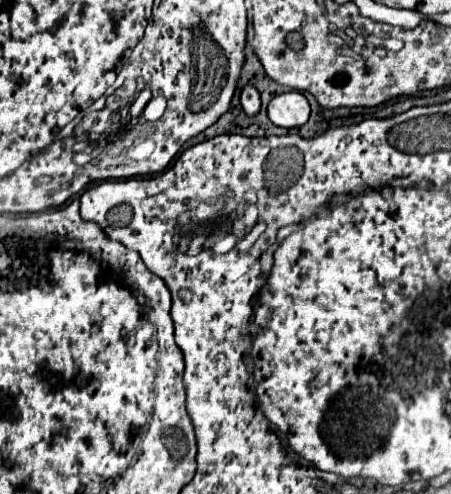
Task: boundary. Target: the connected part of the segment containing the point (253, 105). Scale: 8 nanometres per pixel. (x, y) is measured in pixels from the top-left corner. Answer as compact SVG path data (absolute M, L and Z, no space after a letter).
M245 85L241 89L241 107L247 115L255 115L261 109L261 97L259 91L253 85Z

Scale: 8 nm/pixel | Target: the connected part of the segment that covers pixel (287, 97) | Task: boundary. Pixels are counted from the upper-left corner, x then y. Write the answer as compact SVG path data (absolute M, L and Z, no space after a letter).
M299 91L281 93L269 101L267 117L277 127L301 127L309 119L309 101Z

